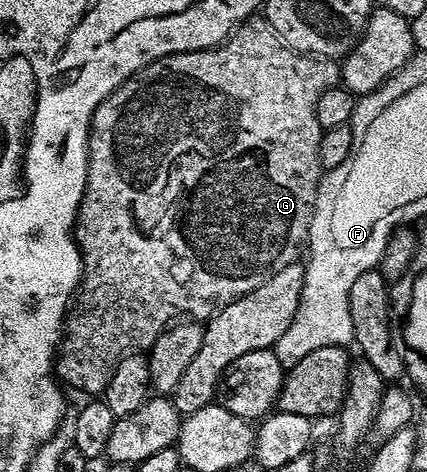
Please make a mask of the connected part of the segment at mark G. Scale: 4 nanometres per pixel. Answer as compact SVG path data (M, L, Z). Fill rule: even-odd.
M253 17L241 23L216 47L205 51L174 53L146 65L138 73L131 75L122 86L114 89L110 97L103 99L98 109L94 109L94 117L88 130L88 176L74 228L84 273L80 277L74 302L68 308L62 338L54 356L54 375L61 384L69 383L74 390L85 391L88 397L103 396L116 362L126 354L140 353L151 348L169 322L168 315L177 311L180 314L177 316L207 321L217 311L221 311L238 297L258 289L258 285L265 283L277 271L286 269L286 265L301 258L308 242L312 211L316 208L316 190L322 178L322 128L316 116L316 106L319 98L339 83L340 63L337 60L300 54L280 40L267 19Z

